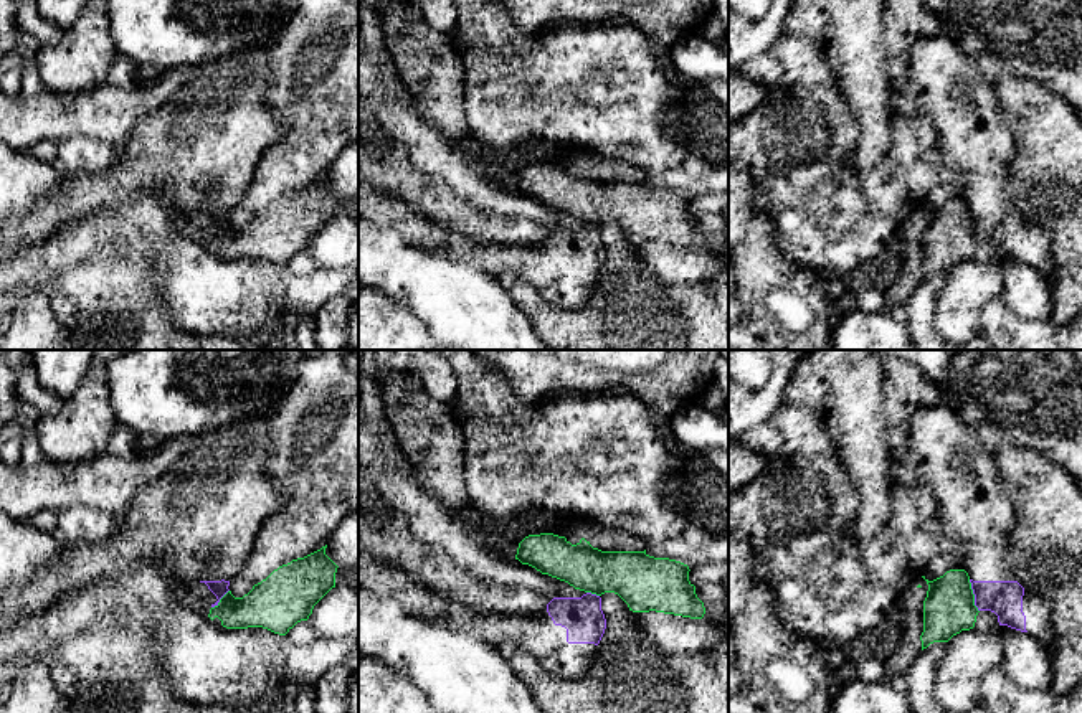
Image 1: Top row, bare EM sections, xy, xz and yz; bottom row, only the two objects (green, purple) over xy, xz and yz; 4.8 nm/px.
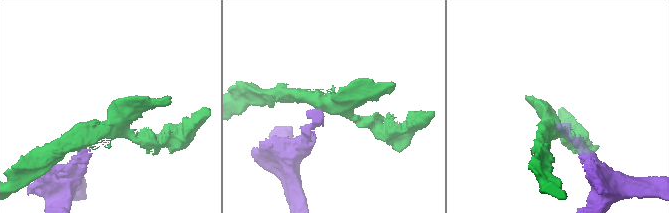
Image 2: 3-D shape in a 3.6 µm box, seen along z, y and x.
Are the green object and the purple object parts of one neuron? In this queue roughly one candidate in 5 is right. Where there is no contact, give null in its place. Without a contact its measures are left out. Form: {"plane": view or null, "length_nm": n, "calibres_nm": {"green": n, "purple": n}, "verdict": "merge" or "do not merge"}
{"plane": "yz", "length_nm": 170, "calibres_nm": {"green": 260, "purple": 180}, "verdict": "do not merge"}

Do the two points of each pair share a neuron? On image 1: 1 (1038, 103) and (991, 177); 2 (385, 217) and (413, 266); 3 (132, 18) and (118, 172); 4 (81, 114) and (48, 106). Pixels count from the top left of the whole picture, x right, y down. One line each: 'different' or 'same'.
1: different
2: different
3: different
4: same

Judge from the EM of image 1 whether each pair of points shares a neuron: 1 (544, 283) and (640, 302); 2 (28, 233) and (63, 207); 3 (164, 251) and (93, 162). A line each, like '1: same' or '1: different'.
1: different
2: same
3: different

